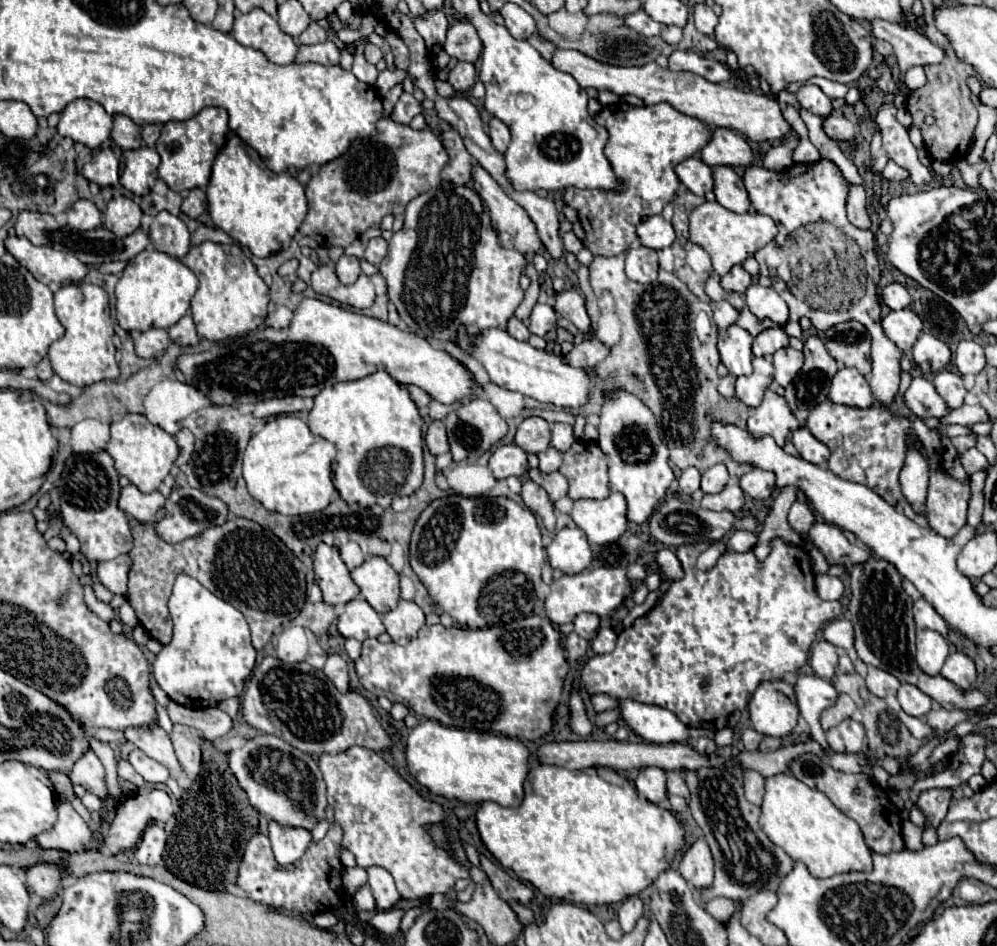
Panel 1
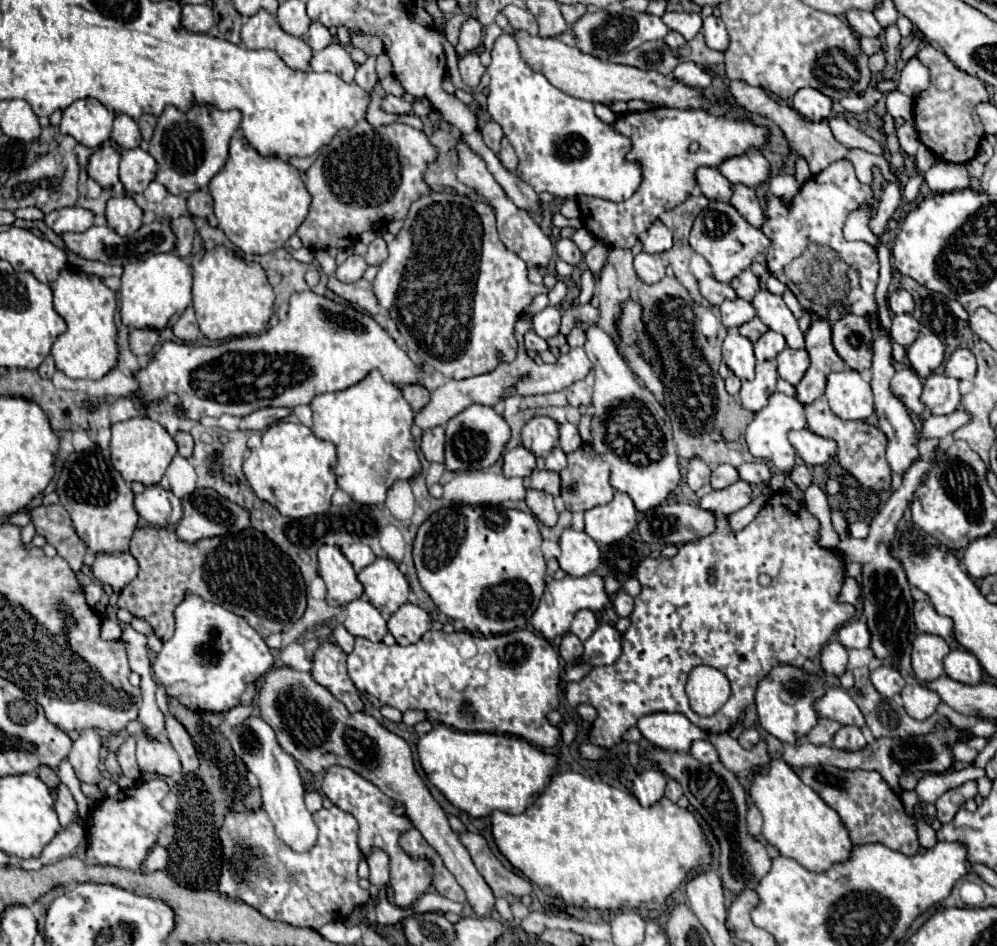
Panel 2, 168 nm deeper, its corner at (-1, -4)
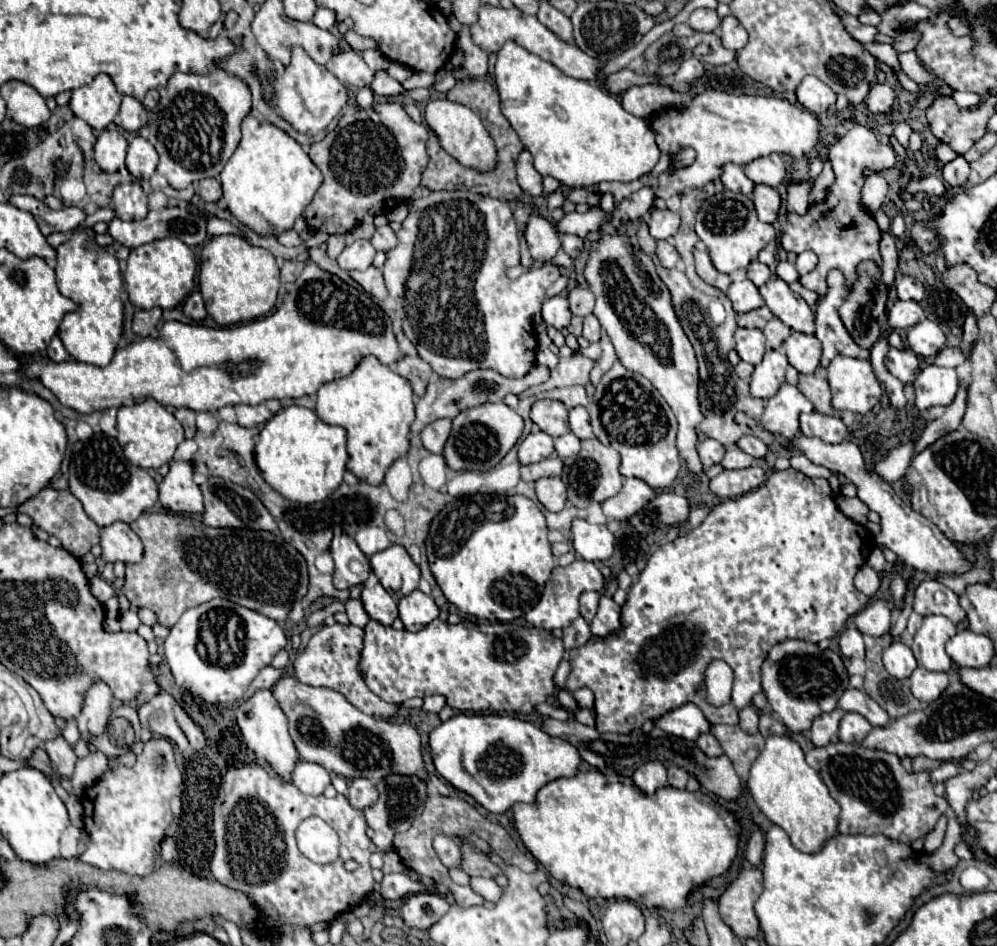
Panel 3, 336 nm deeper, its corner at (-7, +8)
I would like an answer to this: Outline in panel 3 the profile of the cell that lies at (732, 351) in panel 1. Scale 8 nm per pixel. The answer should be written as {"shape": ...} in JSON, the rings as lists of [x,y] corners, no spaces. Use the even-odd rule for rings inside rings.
{"shape":[[[737,328],[735,332],[737,354],[749,364],[759,364],[765,352],[765,336],[757,328]]]}

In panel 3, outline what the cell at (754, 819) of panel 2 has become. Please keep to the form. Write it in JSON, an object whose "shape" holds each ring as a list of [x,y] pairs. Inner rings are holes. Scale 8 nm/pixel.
{"shape":[[[753,832],[753,836],[751,836],[751,840],[749,840],[749,844],[747,844],[747,854],[745,854],[745,858],[747,858],[747,862],[751,864],[751,866],[759,866],[761,864],[761,856],[763,856],[763,836],[761,836],[761,832]]]}

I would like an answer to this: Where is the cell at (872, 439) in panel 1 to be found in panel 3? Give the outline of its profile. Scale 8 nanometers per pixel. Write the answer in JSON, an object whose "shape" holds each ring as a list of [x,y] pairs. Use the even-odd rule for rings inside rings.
{"shape":[[[819,370],[815,374],[799,374],[797,388],[813,402],[817,412],[835,414],[835,410],[831,406],[831,388],[829,388],[825,370]]]}

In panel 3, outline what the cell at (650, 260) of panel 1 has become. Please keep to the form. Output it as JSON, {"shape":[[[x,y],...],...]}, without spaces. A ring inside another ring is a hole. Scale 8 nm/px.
{"shape":[[[659,240],[659,244],[657,244],[657,256],[659,256],[659,260],[661,260],[661,264],[665,268],[675,268],[677,262],[679,262],[679,258],[681,258],[679,252],[669,242],[665,242],[665,240]]]}

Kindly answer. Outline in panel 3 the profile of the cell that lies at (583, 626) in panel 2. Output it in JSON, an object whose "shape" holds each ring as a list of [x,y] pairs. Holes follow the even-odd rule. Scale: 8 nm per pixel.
{"shape":[[[583,592],[579,598],[579,606],[581,606],[581,616],[591,622],[595,612],[597,612],[597,604],[599,604],[599,592]]]}

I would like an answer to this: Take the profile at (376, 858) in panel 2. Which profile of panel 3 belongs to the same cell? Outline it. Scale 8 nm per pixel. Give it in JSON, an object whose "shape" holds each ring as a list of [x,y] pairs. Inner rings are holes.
{"shape":[[[389,774],[389,776],[385,776],[383,780],[377,782],[377,792],[379,792],[379,800],[375,804],[367,806],[363,812],[365,812],[367,824],[375,830],[375,836],[371,838],[373,844],[379,850],[387,852],[387,850],[393,850],[391,840],[395,836],[395,830],[391,826],[391,816],[397,816],[399,820],[403,818],[403,822],[407,822],[407,816],[411,816],[411,820],[415,820],[415,814],[423,812],[423,806],[425,806],[425,800],[427,800],[427,782],[421,780],[421,778],[417,778],[417,776]]]}

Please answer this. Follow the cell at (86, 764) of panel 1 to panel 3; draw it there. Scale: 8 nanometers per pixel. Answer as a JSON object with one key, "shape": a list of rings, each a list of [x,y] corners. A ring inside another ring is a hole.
{"shape":[[[97,680],[89,686],[89,690],[83,696],[83,708],[77,718],[79,732],[83,738],[89,736],[99,736],[105,732],[109,716],[111,716],[111,702],[113,702],[113,692],[111,688]]]}

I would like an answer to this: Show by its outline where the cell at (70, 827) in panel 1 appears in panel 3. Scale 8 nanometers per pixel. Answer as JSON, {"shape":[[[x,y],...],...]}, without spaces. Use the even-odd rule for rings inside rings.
{"shape":[[[57,736],[53,740],[47,740],[43,744],[45,752],[49,754],[51,762],[55,764],[57,772],[61,774],[61,778],[69,778],[73,774],[73,768],[75,768],[75,762],[77,762],[77,756],[73,752],[73,748],[67,744],[67,740],[63,736]]]}

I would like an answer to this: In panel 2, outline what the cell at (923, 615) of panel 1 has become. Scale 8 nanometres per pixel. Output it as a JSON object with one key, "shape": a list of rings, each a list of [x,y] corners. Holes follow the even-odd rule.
{"shape":[[[915,602],[915,626],[919,632],[947,638],[951,634],[953,620],[947,616],[939,616],[929,602]]]}

